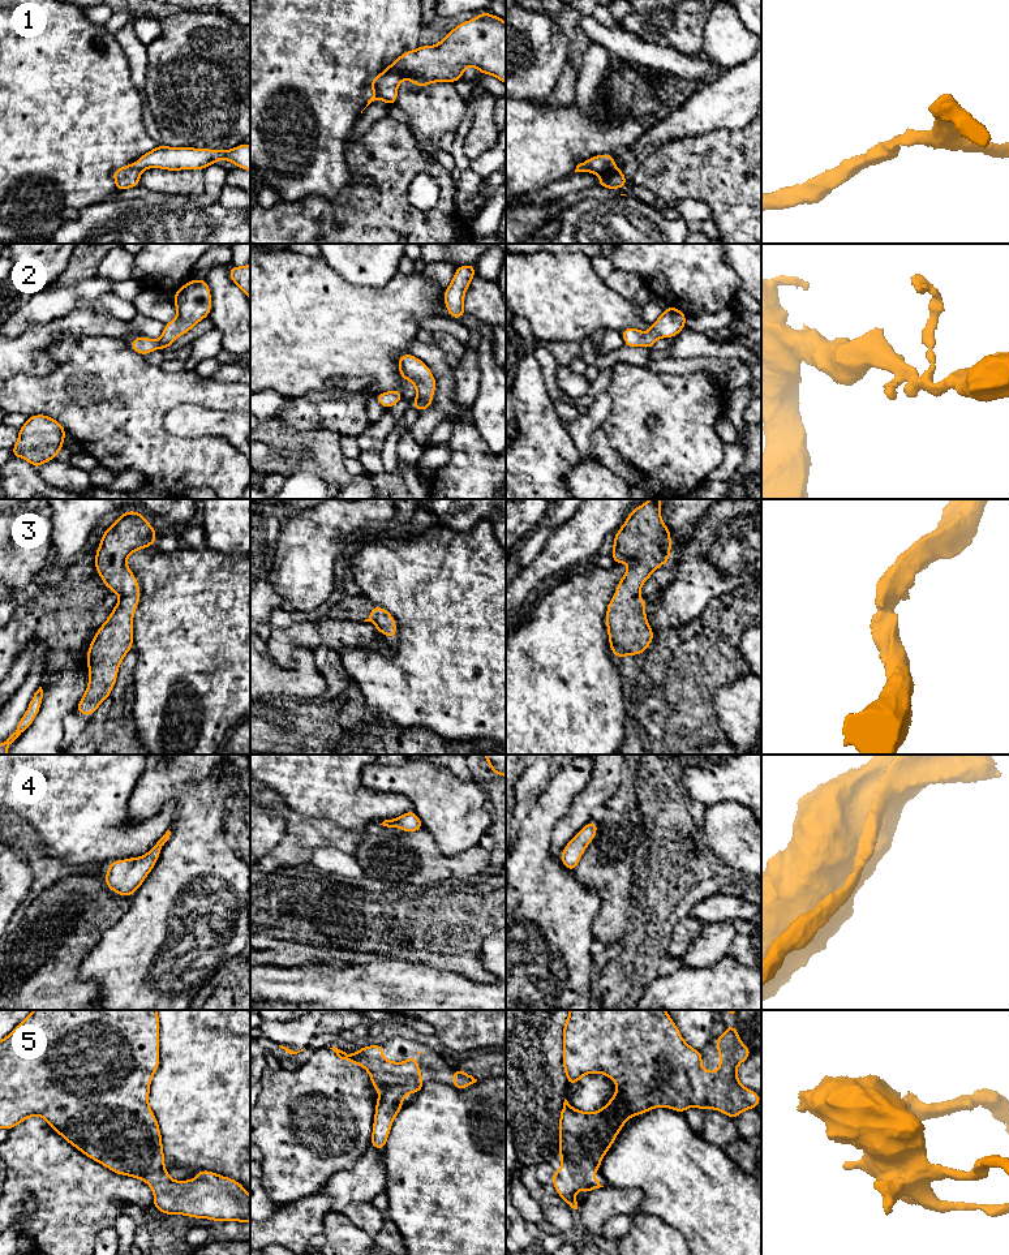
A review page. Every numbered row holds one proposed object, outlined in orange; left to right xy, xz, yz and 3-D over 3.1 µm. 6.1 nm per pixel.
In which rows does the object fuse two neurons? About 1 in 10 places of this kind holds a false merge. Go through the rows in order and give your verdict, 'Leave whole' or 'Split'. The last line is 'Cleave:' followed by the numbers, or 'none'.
1: Leave whole
2: Leave whole
3: Leave whole
4: Leave whole
5: Leave whole
Cleave: none

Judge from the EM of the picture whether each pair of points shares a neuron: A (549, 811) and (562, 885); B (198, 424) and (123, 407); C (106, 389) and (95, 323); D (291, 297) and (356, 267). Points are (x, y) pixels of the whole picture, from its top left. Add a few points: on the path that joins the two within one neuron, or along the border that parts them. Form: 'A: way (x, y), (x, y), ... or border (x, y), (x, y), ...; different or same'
A: way (541, 829), (541, 863), (544, 867); same
B: border (194, 404), (174, 407), (166, 415), (164, 429); different
C: border (68, 334), (108, 335), (123, 338), (128, 343); different
D: border (322, 258), (350, 282), (369, 287); different

